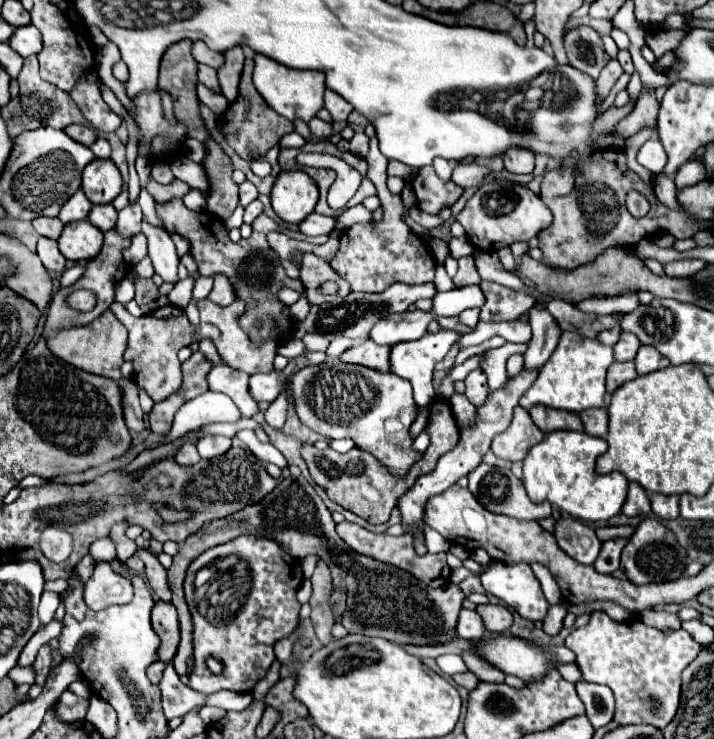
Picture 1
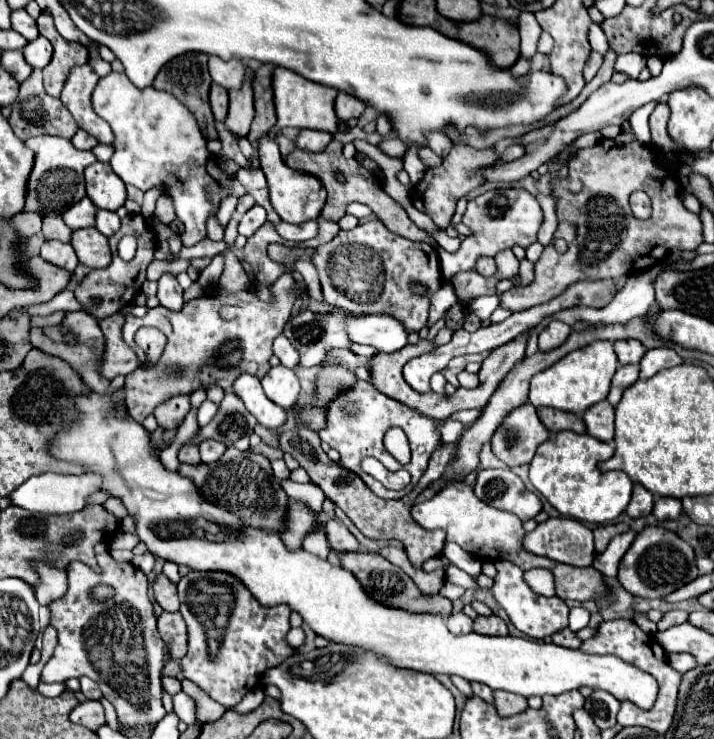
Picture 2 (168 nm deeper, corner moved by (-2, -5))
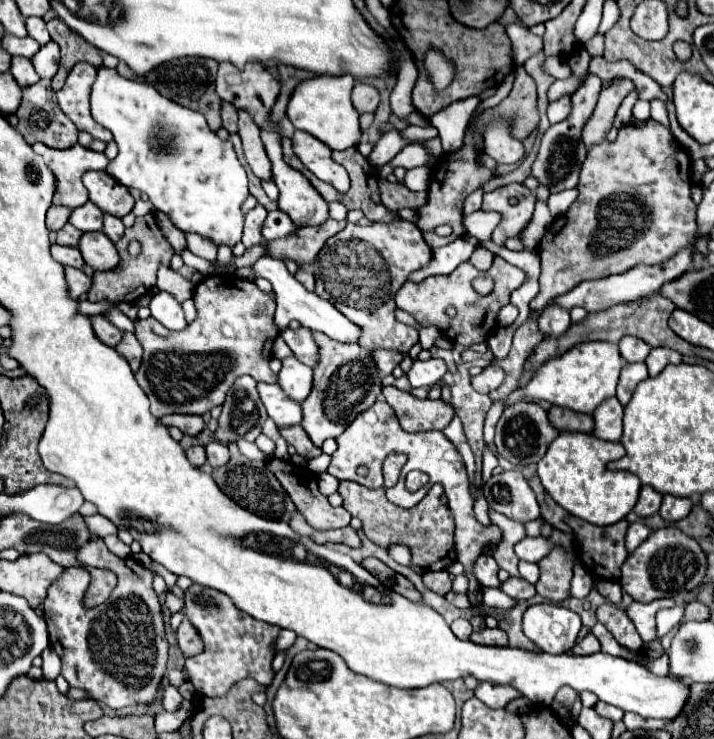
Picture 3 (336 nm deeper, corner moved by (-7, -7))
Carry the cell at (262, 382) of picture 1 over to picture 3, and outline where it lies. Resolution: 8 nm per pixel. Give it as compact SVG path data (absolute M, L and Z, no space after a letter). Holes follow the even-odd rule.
M295 357L283 359L283 367L277 373L277 385L285 391L287 397L293 401L305 401L305 397L311 391L311 381L313 381L313 369L307 365L301 365Z

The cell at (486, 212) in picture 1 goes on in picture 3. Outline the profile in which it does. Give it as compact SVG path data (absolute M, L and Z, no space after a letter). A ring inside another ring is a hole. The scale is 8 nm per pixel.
M519 183L505 185L483 195L483 211L499 211L503 215L501 223L495 227L491 241L499 247L505 245L509 237L519 237L533 217L535 195Z

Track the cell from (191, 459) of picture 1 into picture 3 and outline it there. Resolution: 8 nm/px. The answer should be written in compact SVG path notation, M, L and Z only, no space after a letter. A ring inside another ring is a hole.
M193 445L193 447L189 447L187 451L185 451L185 455L187 455L187 459L195 465L195 467L201 467L207 459L205 459L205 449L201 447L201 445Z

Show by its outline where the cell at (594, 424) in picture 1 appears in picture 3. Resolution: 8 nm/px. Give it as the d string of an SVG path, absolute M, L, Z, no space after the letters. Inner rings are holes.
M617 397L605 399L595 411L593 411L593 419L595 419L595 431L593 435L605 441L619 441L621 439L621 417L623 417L623 407L617 401Z

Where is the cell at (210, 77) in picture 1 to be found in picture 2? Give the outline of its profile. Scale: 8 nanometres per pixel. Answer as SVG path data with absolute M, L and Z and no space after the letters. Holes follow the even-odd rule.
M212 85L210 89L210 105L216 121L224 121L228 115L228 91L220 85Z

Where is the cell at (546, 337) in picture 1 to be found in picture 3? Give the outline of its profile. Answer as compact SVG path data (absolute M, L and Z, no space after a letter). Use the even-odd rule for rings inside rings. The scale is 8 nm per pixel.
M557 305L545 307L545 317L539 321L539 329L545 337L561 337L569 329L569 313L565 309L557 309Z

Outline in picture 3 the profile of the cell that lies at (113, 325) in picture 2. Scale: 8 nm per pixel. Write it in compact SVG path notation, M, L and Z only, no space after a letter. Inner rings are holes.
M123 331L123 339L121 339L121 343L119 343L115 349L117 349L119 355L123 355L123 357L127 359L127 363L131 365L131 369L133 369L133 373L135 373L135 371L139 369L139 365L141 365L141 355L143 355L141 345L139 345L135 333Z

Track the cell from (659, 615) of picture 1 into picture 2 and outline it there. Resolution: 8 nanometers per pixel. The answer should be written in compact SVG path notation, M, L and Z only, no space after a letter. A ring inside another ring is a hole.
M670 611L670 613L666 613L664 619L658 623L658 631L666 631L668 627L680 625L680 623L684 623L684 621L688 621L688 613L686 613L686 611Z

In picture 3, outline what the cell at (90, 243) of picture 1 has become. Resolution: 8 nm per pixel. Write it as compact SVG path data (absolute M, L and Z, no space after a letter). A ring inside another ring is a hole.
M103 231L83 233L77 247L79 247L85 263L91 265L95 271L109 271L119 263L117 249Z

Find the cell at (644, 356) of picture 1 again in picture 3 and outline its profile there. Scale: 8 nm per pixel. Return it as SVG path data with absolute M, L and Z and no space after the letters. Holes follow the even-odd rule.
M657 347L657 349L651 349L649 357L645 359L647 367L649 367L649 377L657 377L667 365L677 365L681 363L681 353L673 351L673 349L667 349L667 347Z

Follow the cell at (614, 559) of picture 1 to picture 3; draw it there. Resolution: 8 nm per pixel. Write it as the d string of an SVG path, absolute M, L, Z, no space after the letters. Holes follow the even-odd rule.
M631 523L627 529L627 537L625 537L625 547L629 553L633 553L647 537L649 537L651 529L645 527L643 523Z

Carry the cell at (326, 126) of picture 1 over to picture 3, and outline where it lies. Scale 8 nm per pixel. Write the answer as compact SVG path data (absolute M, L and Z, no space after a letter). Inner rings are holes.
M295 131L293 151L303 161L303 165L309 171L313 171L321 181L327 181L333 187L339 187L339 191L349 189L349 175L345 167L341 167L331 159L331 149L323 141L319 141L317 137L305 131Z

